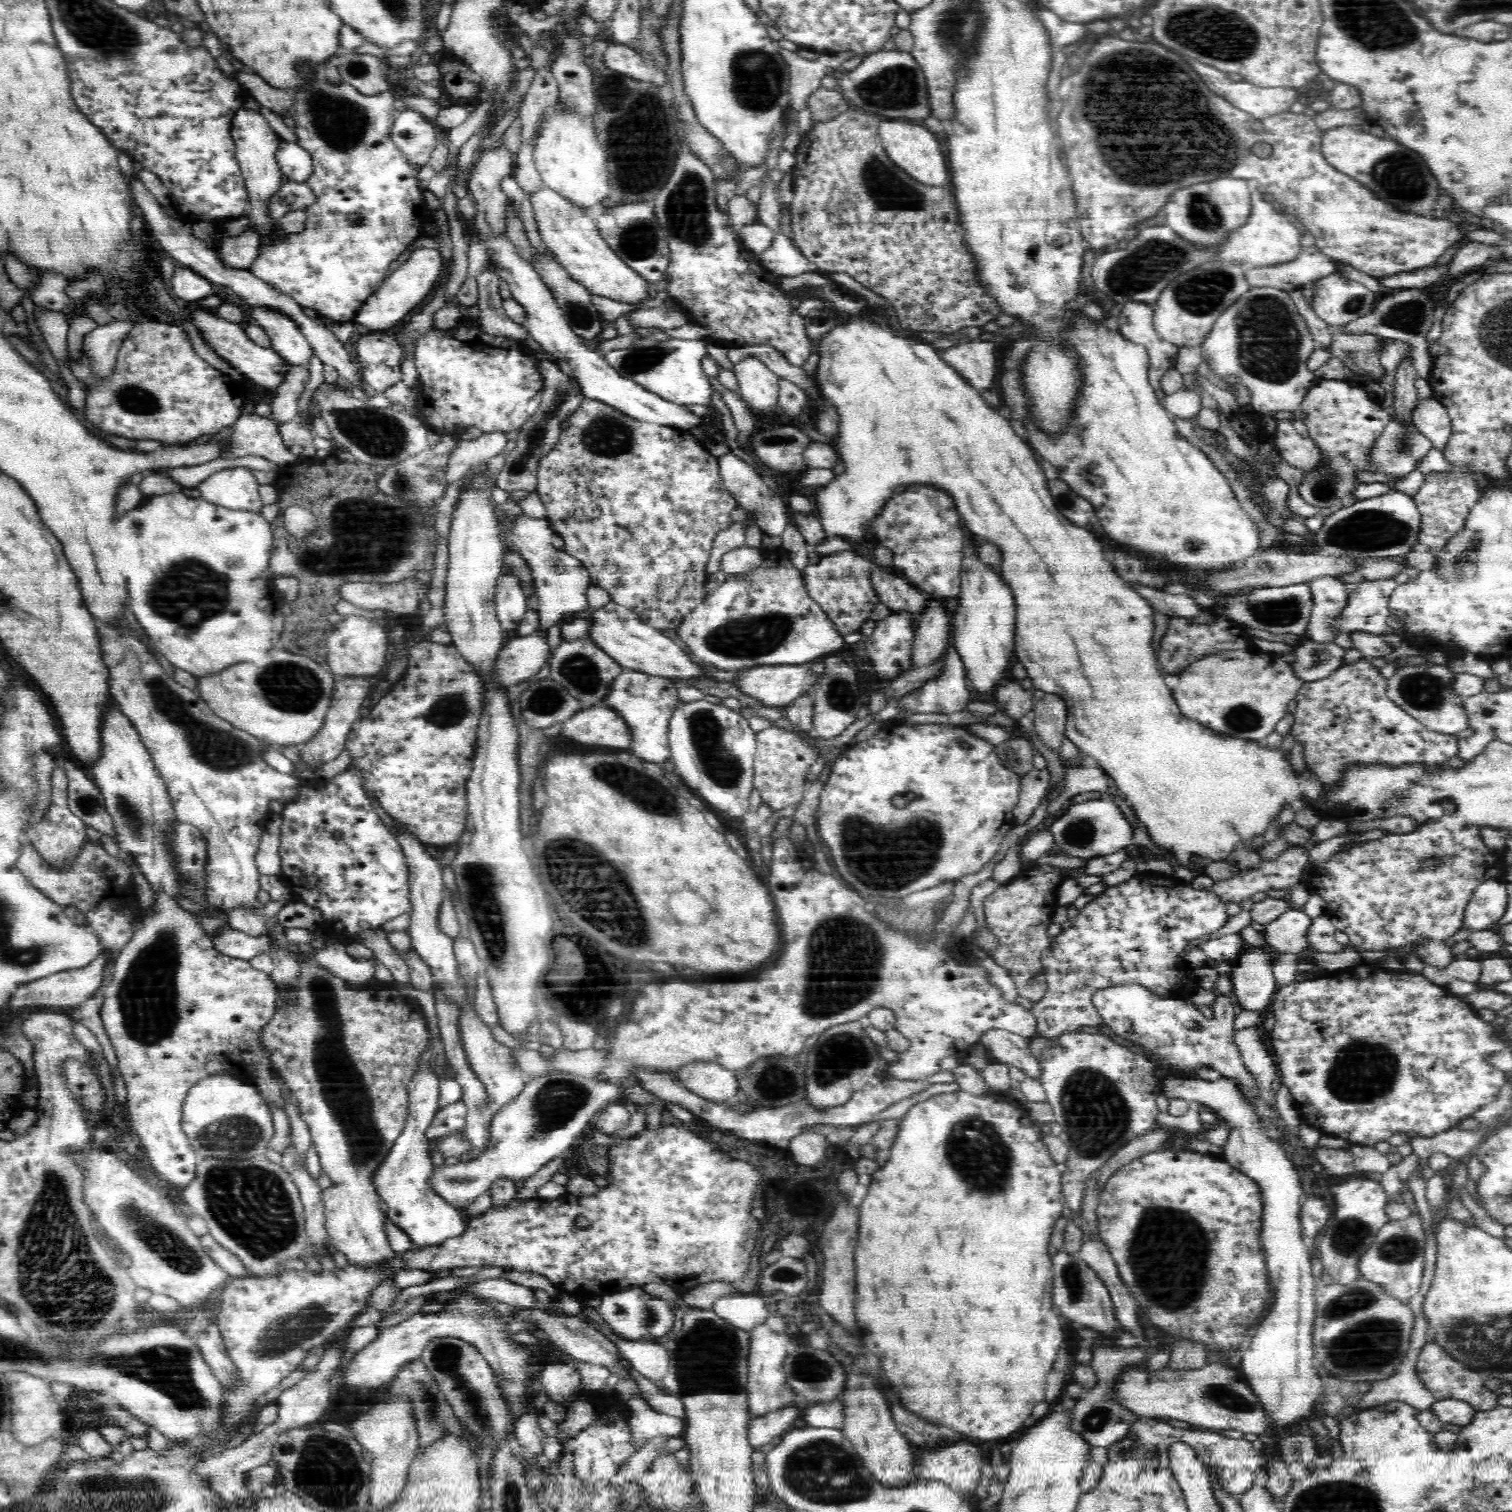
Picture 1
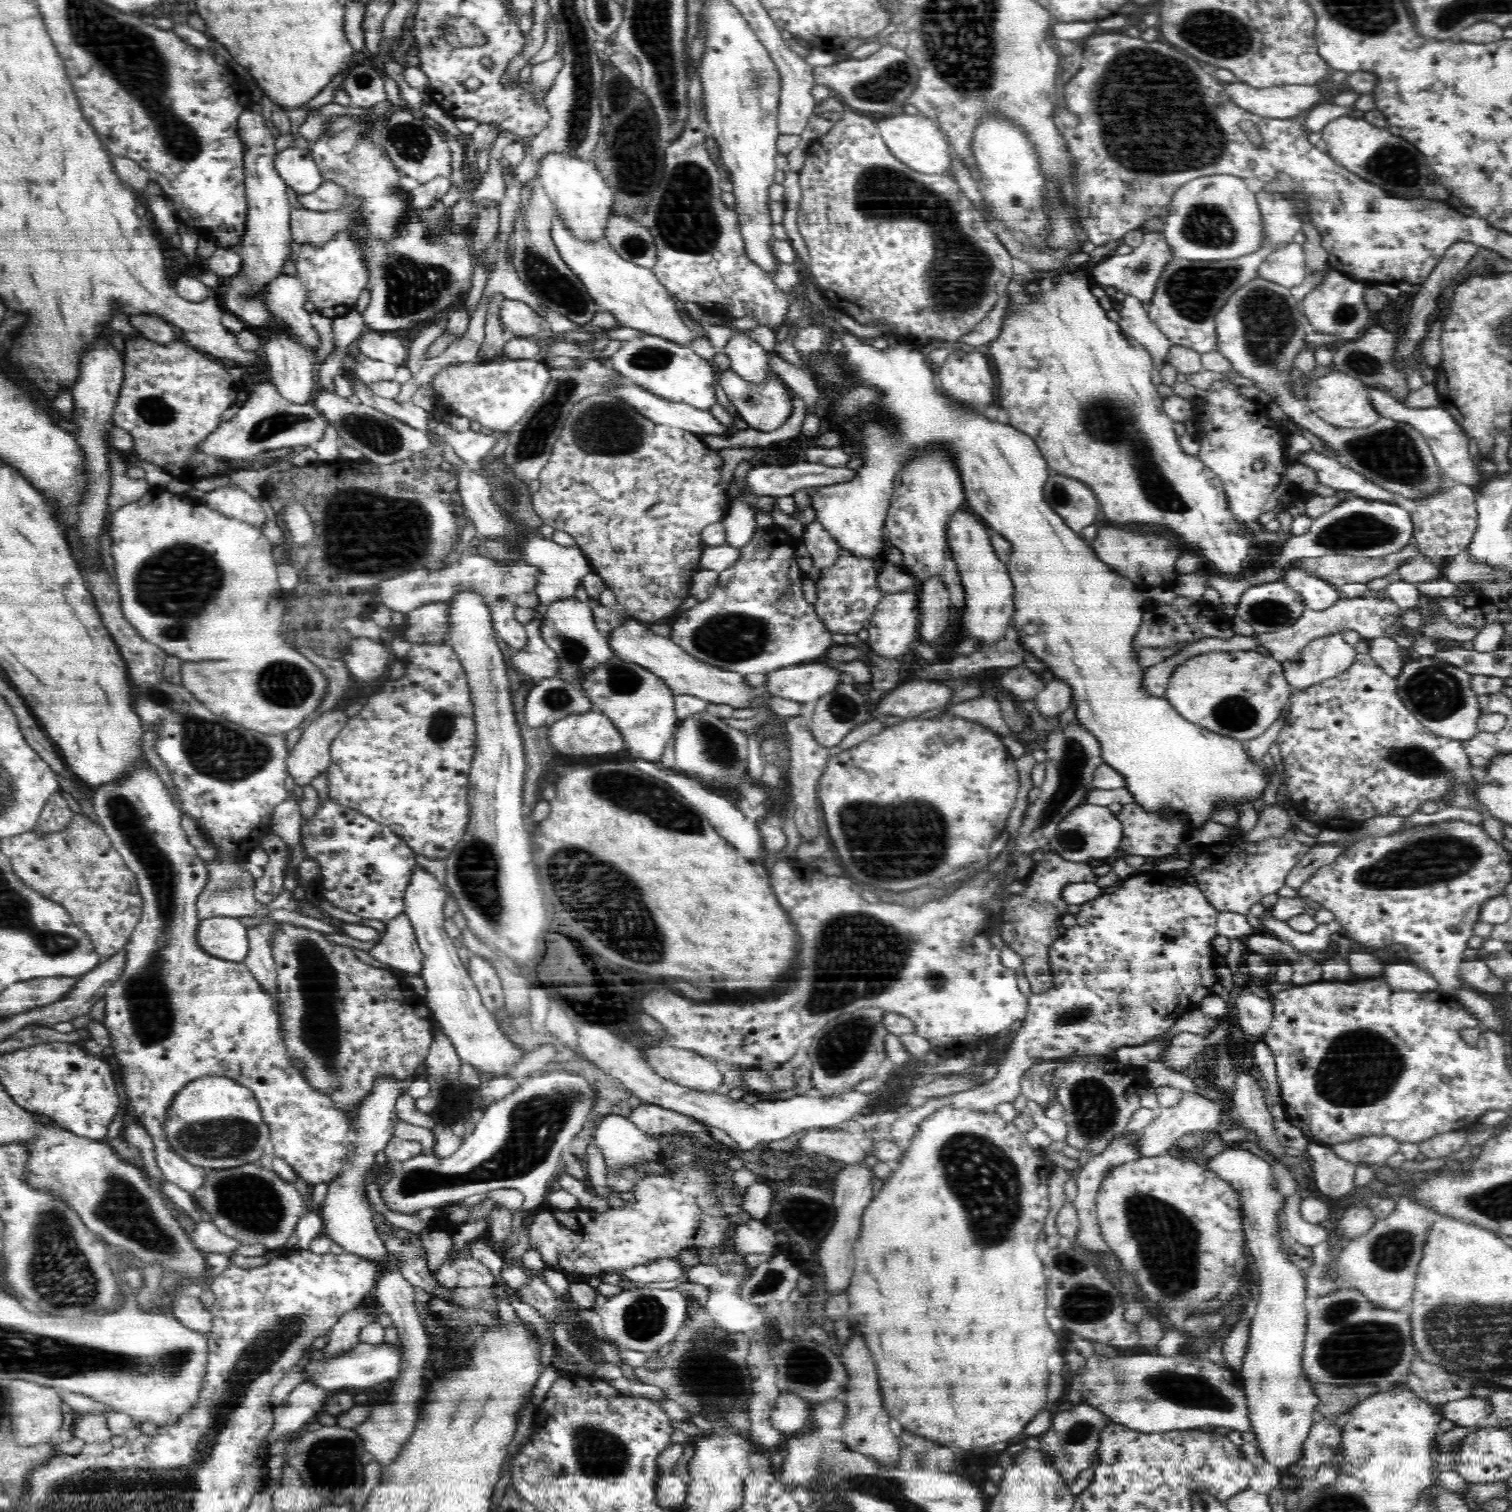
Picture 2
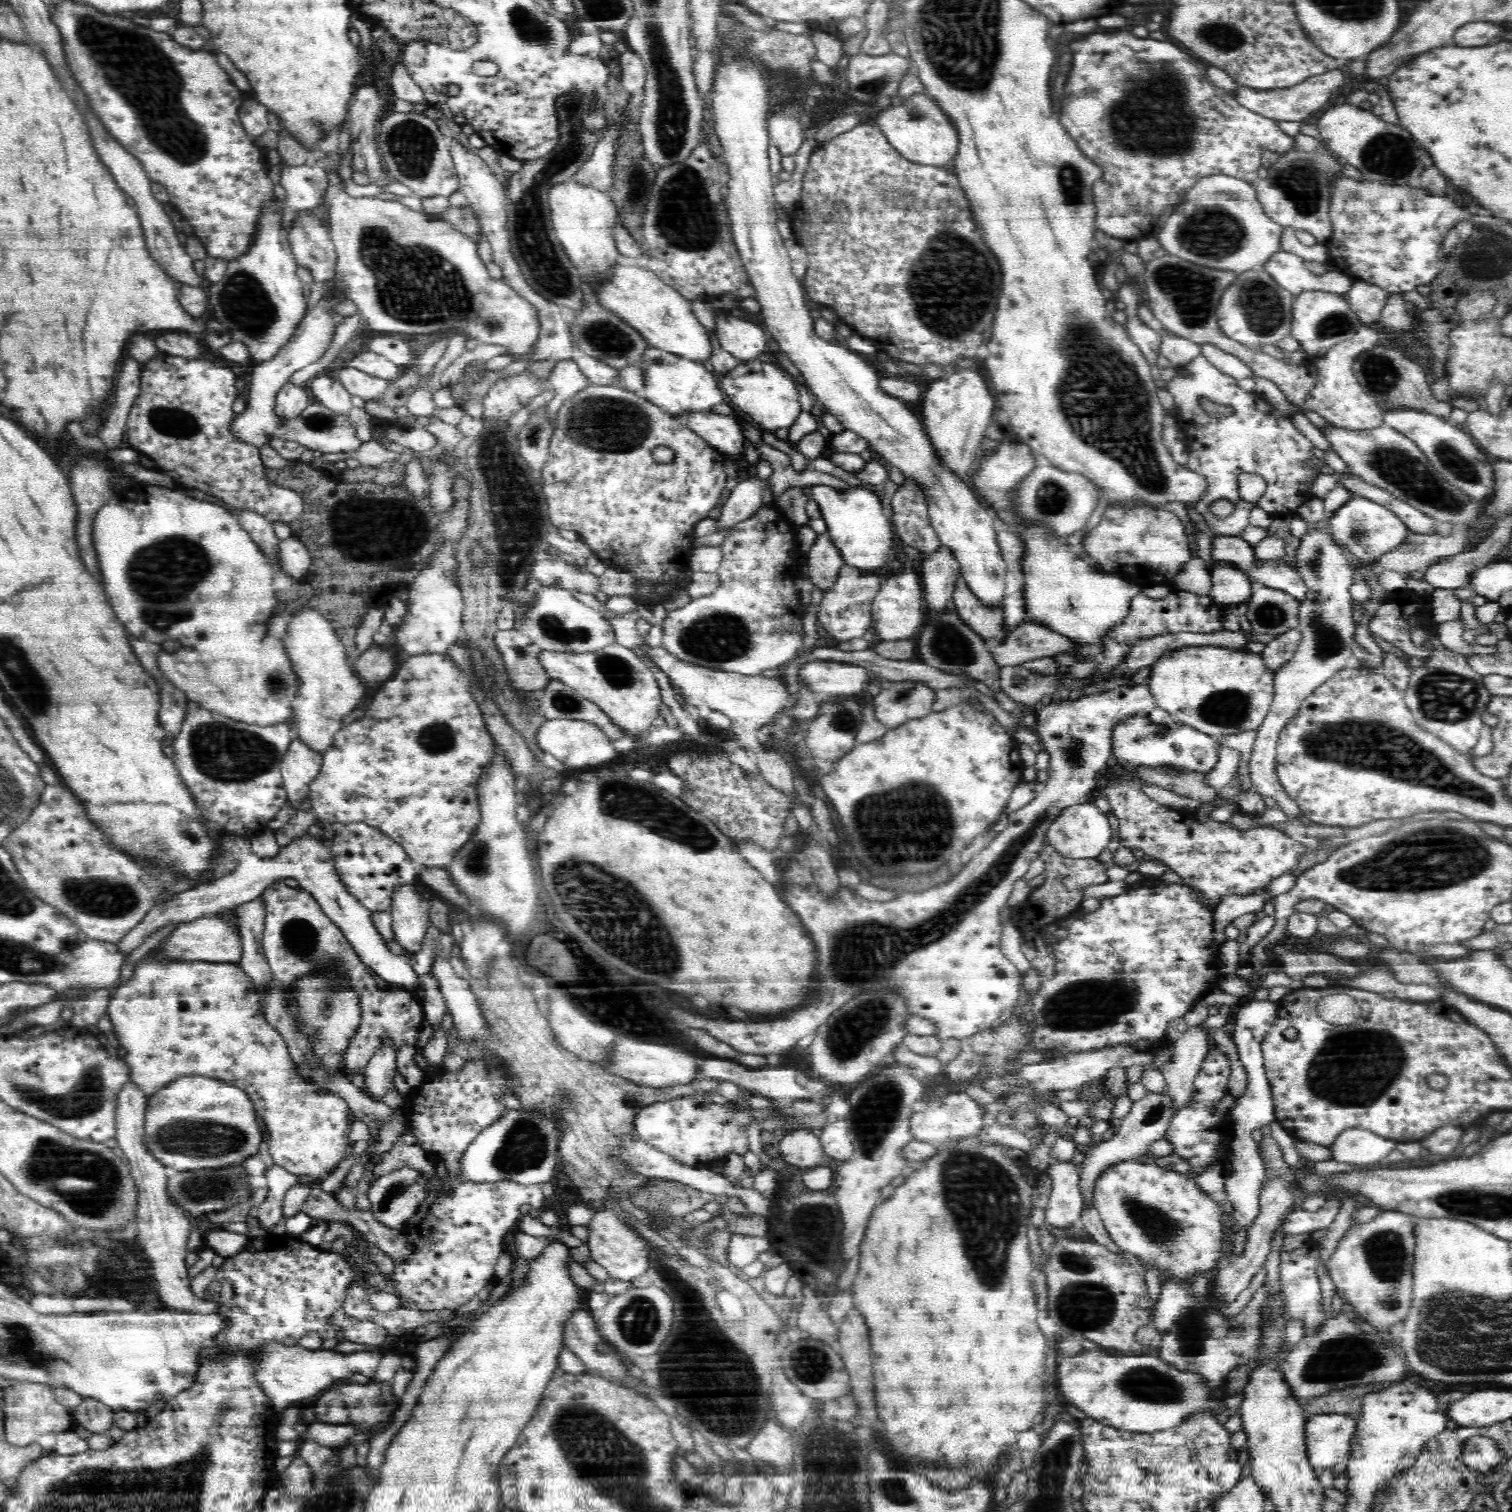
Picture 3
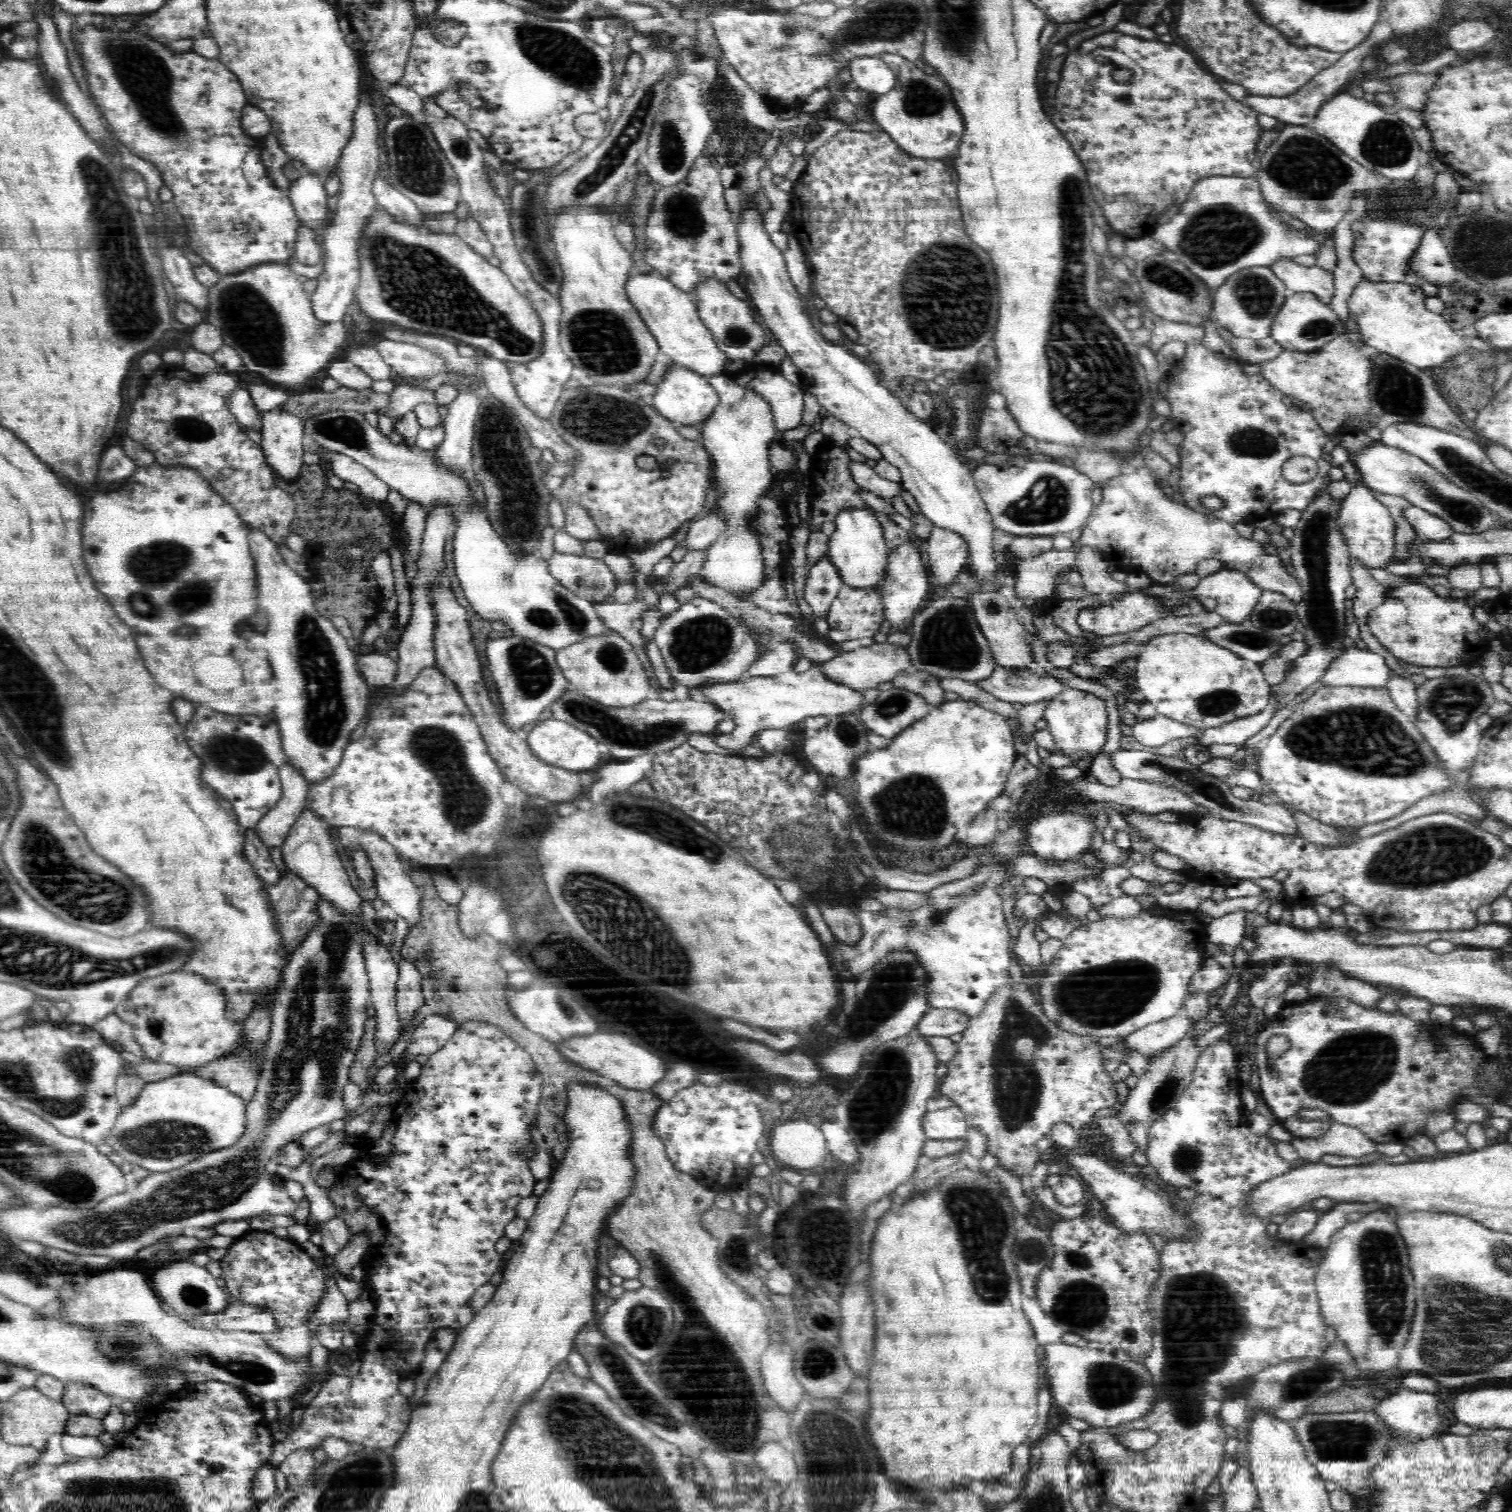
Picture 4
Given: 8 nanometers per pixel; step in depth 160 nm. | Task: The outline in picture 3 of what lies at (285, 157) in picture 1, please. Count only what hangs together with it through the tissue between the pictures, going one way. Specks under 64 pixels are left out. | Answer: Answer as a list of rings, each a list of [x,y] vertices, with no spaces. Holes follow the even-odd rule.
[[[283,163],[280,185],[288,196],[279,206],[283,208],[282,226],[286,232],[290,232],[297,212],[312,211],[322,205],[330,185],[327,172],[325,165],[312,168],[305,163],[300,166]]]

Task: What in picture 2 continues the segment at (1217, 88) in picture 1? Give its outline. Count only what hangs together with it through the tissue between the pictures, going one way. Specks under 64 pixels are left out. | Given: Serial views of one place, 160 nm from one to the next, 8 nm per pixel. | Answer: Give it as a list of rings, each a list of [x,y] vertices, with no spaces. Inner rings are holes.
[[[1224,84],[1224,90],[1228,90],[1228,96],[1234,100],[1240,108],[1261,116],[1262,118],[1281,118],[1288,120],[1300,116],[1300,112],[1308,112],[1310,106],[1318,104],[1320,90],[1318,86],[1310,85],[1280,85],[1272,86],[1270,89],[1257,89],[1244,84]]]

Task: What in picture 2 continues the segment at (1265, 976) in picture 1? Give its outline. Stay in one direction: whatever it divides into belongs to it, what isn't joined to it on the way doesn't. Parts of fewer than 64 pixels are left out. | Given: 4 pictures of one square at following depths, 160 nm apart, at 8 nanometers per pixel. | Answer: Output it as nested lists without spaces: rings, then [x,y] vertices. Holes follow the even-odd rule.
[[[1252,982],[1246,983],[1235,998],[1239,1028],[1244,1038],[1254,1044],[1263,1038],[1273,1021],[1273,1003],[1252,992]]]

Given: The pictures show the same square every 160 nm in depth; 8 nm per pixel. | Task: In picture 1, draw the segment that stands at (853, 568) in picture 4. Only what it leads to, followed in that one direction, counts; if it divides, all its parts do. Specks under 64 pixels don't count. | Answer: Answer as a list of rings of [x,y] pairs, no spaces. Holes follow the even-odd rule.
[[[833,282],[825,286],[811,287],[811,290],[816,291],[804,292],[804,298],[807,301],[814,299],[828,301],[830,308],[827,309],[847,320],[834,326],[819,338],[816,346],[819,363],[815,370],[814,381],[819,389],[823,404],[832,404],[838,407],[839,431],[833,445],[838,452],[839,460],[844,465],[844,472],[838,473],[838,475],[836,473],[835,479],[828,483],[822,492],[818,491],[818,496],[816,496],[818,498],[818,514],[824,520],[821,523],[827,536],[848,536],[854,540],[862,540],[868,522],[875,520],[882,513],[883,506],[895,495],[894,492],[900,484],[908,486],[932,482],[932,485],[946,489],[954,497],[956,510],[959,511],[969,532],[981,542],[986,541],[999,546],[1003,561],[998,568],[1000,574],[1003,574],[1003,578],[1008,578],[1006,583],[1011,587],[1016,603],[1014,654],[1028,671],[1028,677],[1034,685],[1035,692],[1037,694],[1055,694],[1065,702],[1067,708],[1065,736],[1080,750],[1083,750],[1084,754],[1092,757],[1095,763],[1110,778],[1113,778],[1115,786],[1118,787],[1118,793],[1131,805],[1140,822],[1144,822],[1148,827],[1148,834],[1152,835],[1162,850],[1172,852],[1179,863],[1188,865],[1194,856],[1210,858],[1214,862],[1227,859],[1231,852],[1242,844],[1241,842],[1264,834],[1268,830],[1270,822],[1274,818],[1278,818],[1280,810],[1286,804],[1292,804],[1298,800],[1298,802],[1302,801],[1306,806],[1314,809],[1316,794],[1320,794],[1320,790],[1316,790],[1316,782],[1308,782],[1308,770],[1304,770],[1299,775],[1294,771],[1288,752],[1284,753],[1280,747],[1276,749],[1266,747],[1263,741],[1249,741],[1216,734],[1215,731],[1198,724],[1197,721],[1190,720],[1190,718],[1184,718],[1184,714],[1180,714],[1176,699],[1165,684],[1165,676],[1157,667],[1157,654],[1151,648],[1150,640],[1154,634],[1153,608],[1150,608],[1150,603],[1139,591],[1130,588],[1130,584],[1124,584],[1116,576],[1112,564],[1102,554],[1102,544],[1098,542],[1098,538],[1094,534],[1090,534],[1088,530],[1070,524],[1070,521],[1060,514],[1053,501],[1051,491],[1048,490],[1044,471],[1040,469],[1032,455],[1032,448],[1029,448],[1028,444],[1014,434],[1010,422],[1006,418],[1002,418],[996,410],[992,410],[982,400],[978,390],[972,390],[972,386],[960,382],[960,378],[956,378],[956,374],[952,374],[952,370],[948,366],[944,366],[940,350],[933,348],[928,342],[914,338],[914,336],[910,338],[911,333],[909,337],[899,336],[890,325],[886,324],[886,318],[882,316],[882,312],[867,305],[867,302],[858,293],[840,283]]]

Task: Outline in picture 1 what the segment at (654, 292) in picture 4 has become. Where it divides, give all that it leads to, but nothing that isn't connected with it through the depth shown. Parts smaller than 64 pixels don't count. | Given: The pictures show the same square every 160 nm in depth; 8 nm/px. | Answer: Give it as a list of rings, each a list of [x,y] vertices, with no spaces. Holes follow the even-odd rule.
[[[546,186],[534,191],[530,196],[530,205],[534,210],[534,219],[540,232],[541,240],[555,260],[568,271],[568,274],[583,284],[591,294],[600,294],[612,300],[636,304],[648,298],[648,279],[640,275],[638,271],[632,270],[616,252],[612,251],[610,246],[602,239],[597,230],[595,220],[592,220],[584,209],[574,207],[572,202],[566,201],[554,190]]]

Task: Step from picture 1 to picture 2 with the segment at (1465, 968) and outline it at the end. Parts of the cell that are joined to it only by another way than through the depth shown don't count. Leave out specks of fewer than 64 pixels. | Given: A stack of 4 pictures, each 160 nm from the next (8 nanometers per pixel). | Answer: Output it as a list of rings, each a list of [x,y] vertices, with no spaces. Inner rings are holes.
[[[1484,959],[1464,960],[1457,968],[1459,976],[1472,988],[1478,988],[1482,992],[1490,994],[1502,994],[1504,992],[1504,980],[1494,976]]]

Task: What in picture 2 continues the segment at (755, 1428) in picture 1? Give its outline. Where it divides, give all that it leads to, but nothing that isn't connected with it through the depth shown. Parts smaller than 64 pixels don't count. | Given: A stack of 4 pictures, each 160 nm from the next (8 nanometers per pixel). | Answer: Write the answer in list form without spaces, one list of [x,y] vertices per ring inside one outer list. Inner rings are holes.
[[[781,1393],[776,1399],[775,1409],[770,1416],[772,1426],[784,1435],[795,1434],[800,1430],[810,1416],[810,1406],[806,1400],[798,1398],[796,1393]]]

